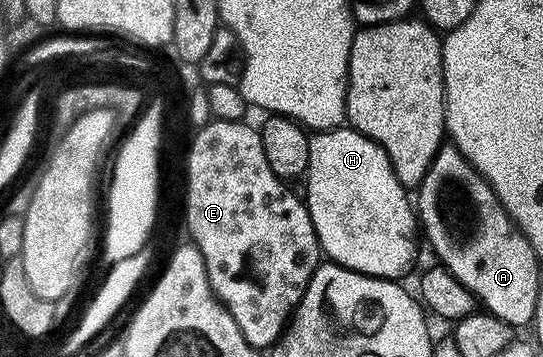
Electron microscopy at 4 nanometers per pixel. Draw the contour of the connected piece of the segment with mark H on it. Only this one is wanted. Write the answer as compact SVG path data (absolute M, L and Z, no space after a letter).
M342 125L312 134L308 143L308 169L305 174L305 204L324 256L361 275L400 280L415 259L417 218L408 190L394 173L390 158L377 142L353 127Z

